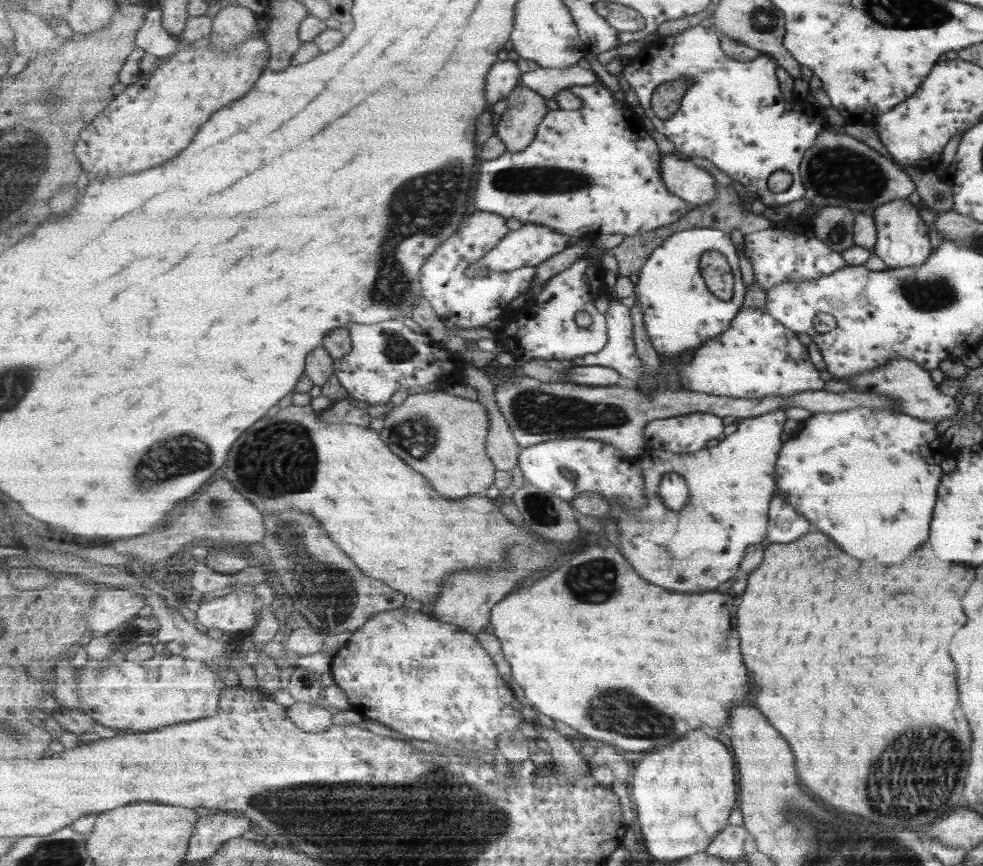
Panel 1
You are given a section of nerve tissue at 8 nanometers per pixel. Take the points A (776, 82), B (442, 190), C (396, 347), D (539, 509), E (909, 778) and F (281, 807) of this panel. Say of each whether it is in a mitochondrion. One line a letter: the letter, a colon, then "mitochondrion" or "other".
A: other
B: mitochondrion
C: mitochondrion
D: mitochondrion
E: mitochondrion
F: mitochondrion

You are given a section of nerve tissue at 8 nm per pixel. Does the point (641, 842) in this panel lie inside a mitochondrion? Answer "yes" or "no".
no

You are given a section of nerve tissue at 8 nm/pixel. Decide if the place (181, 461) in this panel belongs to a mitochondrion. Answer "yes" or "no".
yes

